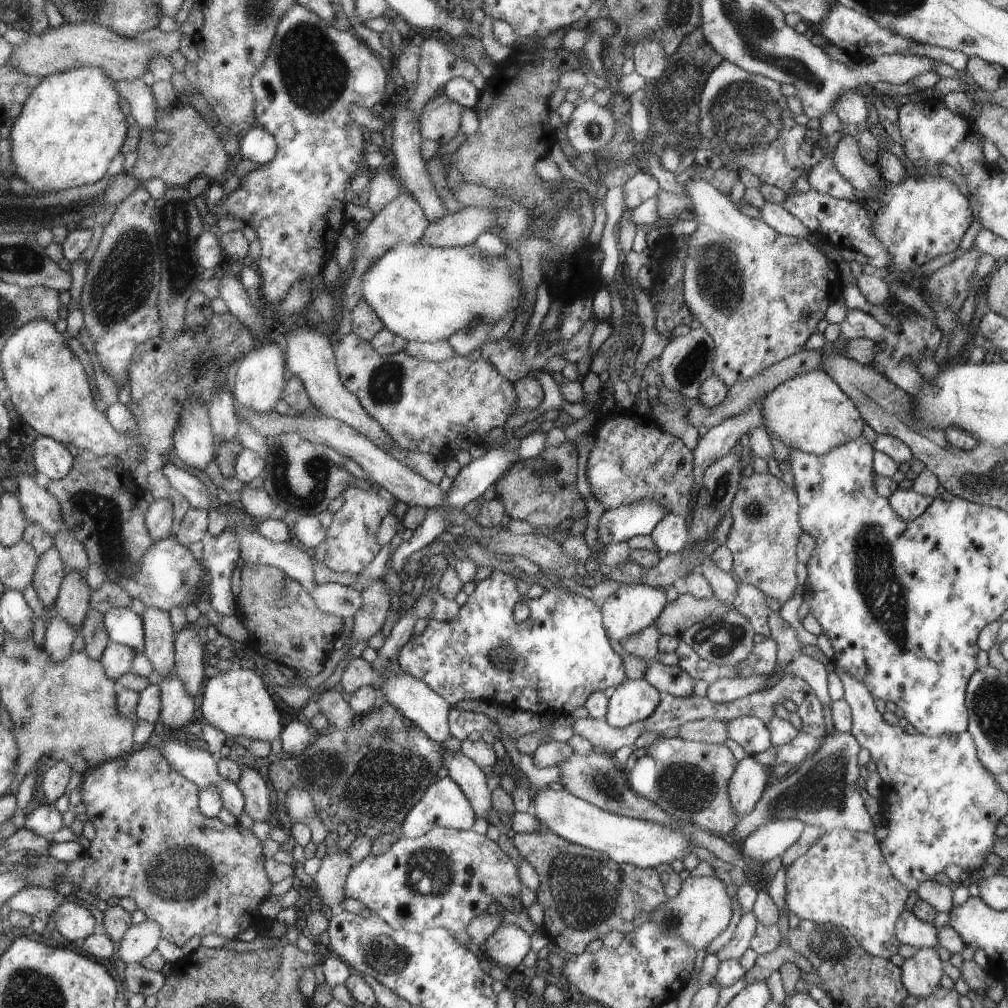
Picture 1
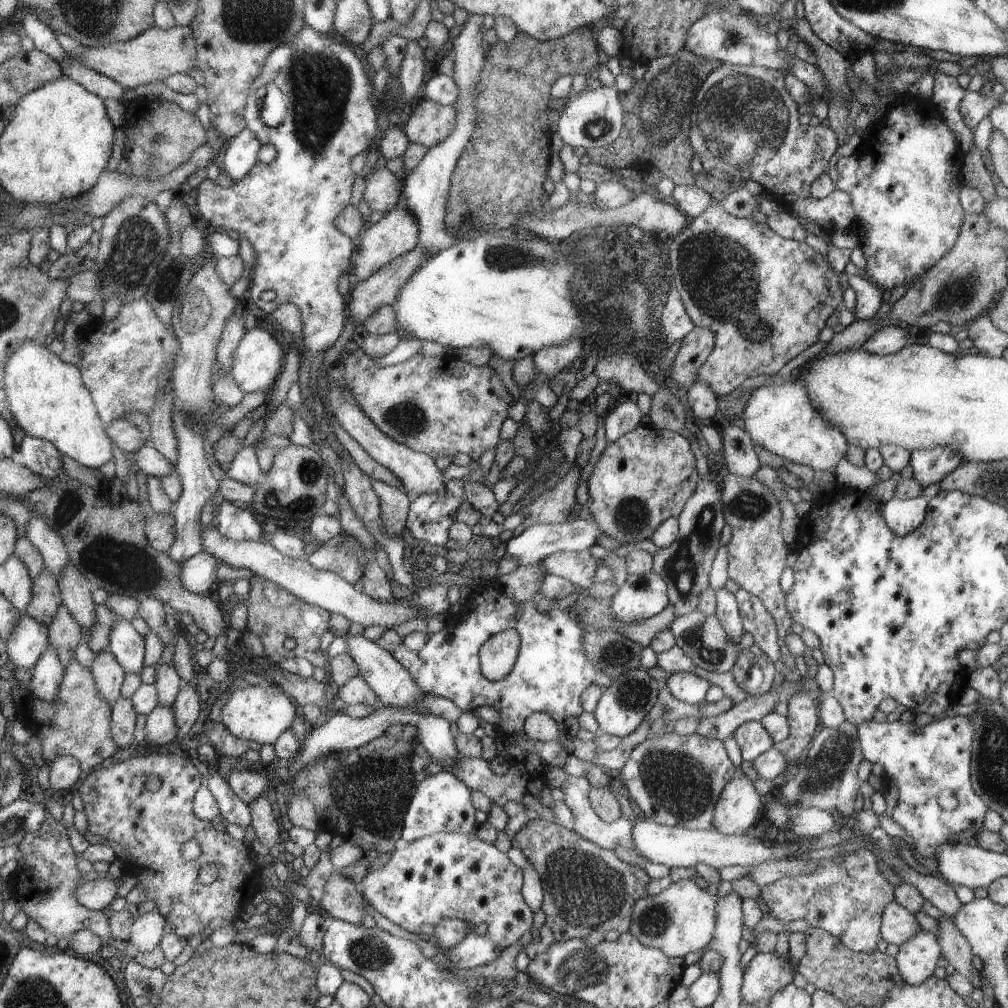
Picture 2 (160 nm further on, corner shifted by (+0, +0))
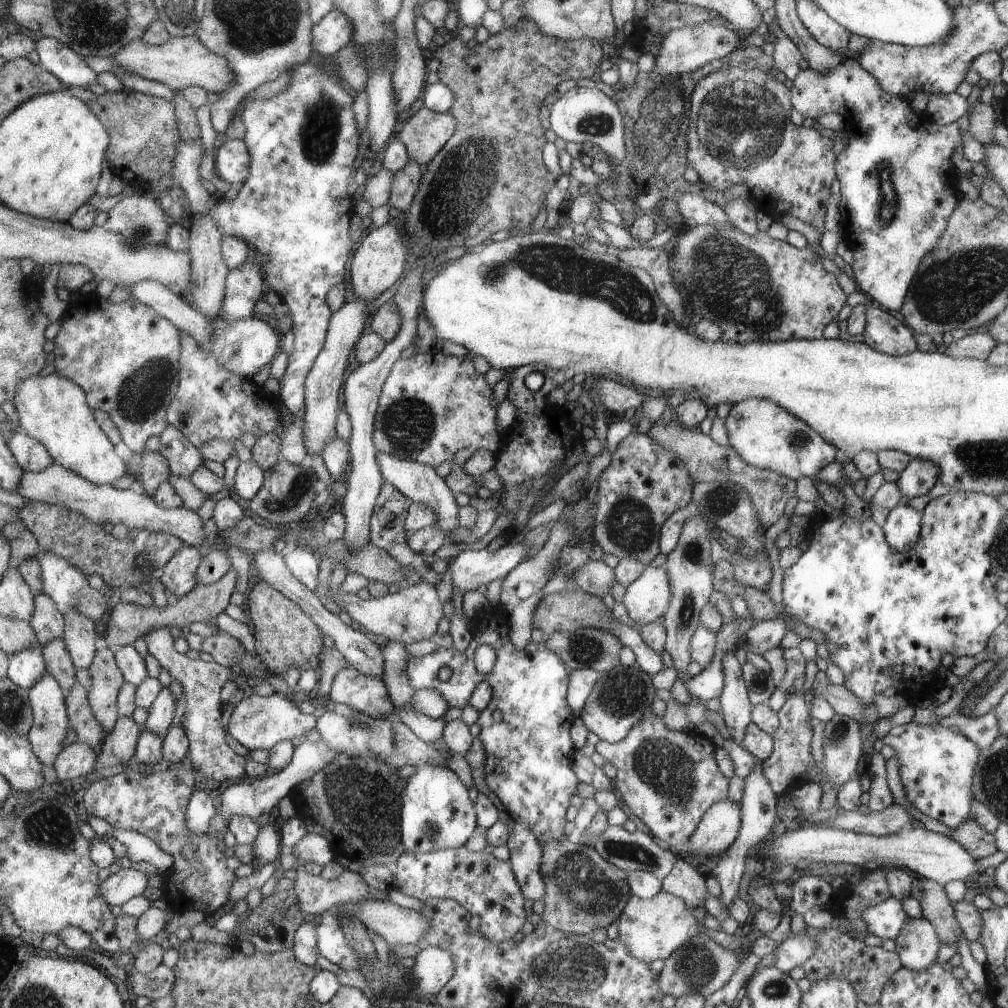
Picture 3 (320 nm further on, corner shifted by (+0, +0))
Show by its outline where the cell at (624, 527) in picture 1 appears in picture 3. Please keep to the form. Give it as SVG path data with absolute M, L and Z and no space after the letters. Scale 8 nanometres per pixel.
M509 539L505 547L495 552L487 549L479 551L459 551L446 559L452 586L463 595L472 590L483 590L492 580L503 580L524 558L526 550L522 541Z

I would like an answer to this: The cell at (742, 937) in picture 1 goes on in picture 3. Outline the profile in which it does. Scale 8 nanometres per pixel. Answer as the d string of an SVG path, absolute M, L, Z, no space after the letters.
M696 935L688 944L677 948L665 958L665 965L659 972L659 987L665 996L672 996L677 1000L690 993L707 999L728 984L739 964L734 951L724 948L706 935Z

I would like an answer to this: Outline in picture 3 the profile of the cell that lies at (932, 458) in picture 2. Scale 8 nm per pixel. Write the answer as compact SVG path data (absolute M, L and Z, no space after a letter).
M911 459L910 464L899 473L895 482L901 496L913 499L926 495L936 484L937 476L941 475L938 466L922 459Z

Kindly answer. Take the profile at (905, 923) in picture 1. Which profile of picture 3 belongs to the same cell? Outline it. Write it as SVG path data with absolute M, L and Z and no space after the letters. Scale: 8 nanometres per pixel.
M892 896L877 905L866 907L861 912L861 917L867 931L879 936L882 940L886 938L895 940L908 919L901 901Z

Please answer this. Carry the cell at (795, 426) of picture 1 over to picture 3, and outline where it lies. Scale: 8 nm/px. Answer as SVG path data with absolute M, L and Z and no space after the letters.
M747 398L730 407L726 420L723 420L729 438L729 446L745 463L752 466L768 469L790 480L797 480L800 476L814 478L820 470L826 468L830 462L835 460L837 448L823 439L808 423L796 417L775 402L763 398Z

